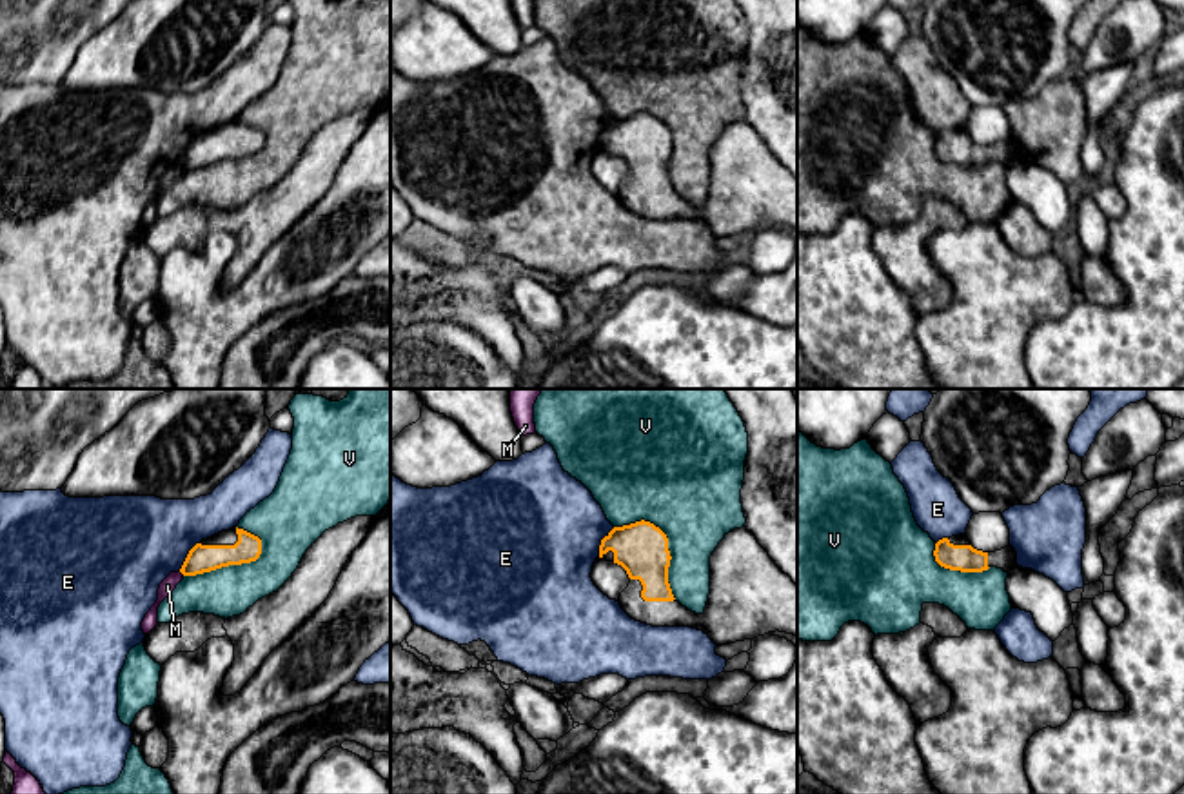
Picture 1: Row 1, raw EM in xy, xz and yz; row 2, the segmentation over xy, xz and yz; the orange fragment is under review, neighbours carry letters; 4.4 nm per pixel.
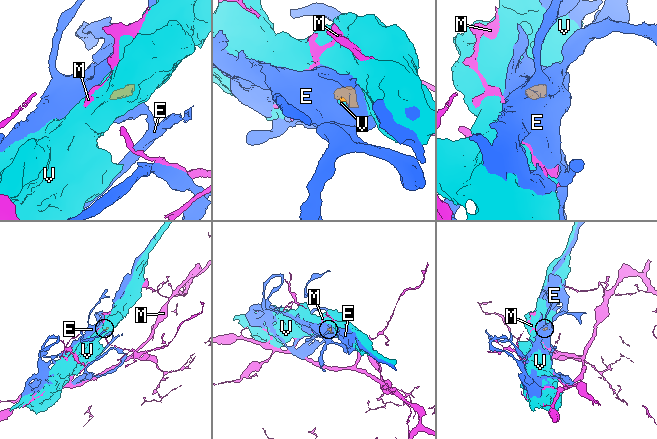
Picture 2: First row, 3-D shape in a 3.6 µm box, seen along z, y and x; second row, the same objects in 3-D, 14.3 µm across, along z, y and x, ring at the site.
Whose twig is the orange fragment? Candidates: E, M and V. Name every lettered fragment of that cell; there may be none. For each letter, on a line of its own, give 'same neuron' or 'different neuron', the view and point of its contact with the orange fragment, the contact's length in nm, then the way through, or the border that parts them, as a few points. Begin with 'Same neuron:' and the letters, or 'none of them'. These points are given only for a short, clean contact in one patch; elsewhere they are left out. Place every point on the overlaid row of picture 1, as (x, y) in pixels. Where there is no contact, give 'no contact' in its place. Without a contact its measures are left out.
Same neuron: none of them
E: different neuron | xz (601, 542) | 150 nm
M: different neuron | xy (182, 573) | 40 nm | along xy (178, 571), (184, 575)
V: different neuron | xy (229, 564) | 380 nm

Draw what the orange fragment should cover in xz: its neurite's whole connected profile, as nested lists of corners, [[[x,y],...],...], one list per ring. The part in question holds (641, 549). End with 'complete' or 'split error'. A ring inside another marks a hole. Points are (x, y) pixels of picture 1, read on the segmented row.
[[[650,521],[614,527],[599,545],[599,558],[621,565],[630,583],[619,596],[621,609],[652,627],[692,627],[715,645],[754,640],[768,632],[797,636],[797,585],[784,574],[746,527],[734,529],[710,556],[710,594],[703,614],[683,607],[668,583],[670,551],[666,534]]]; split error

